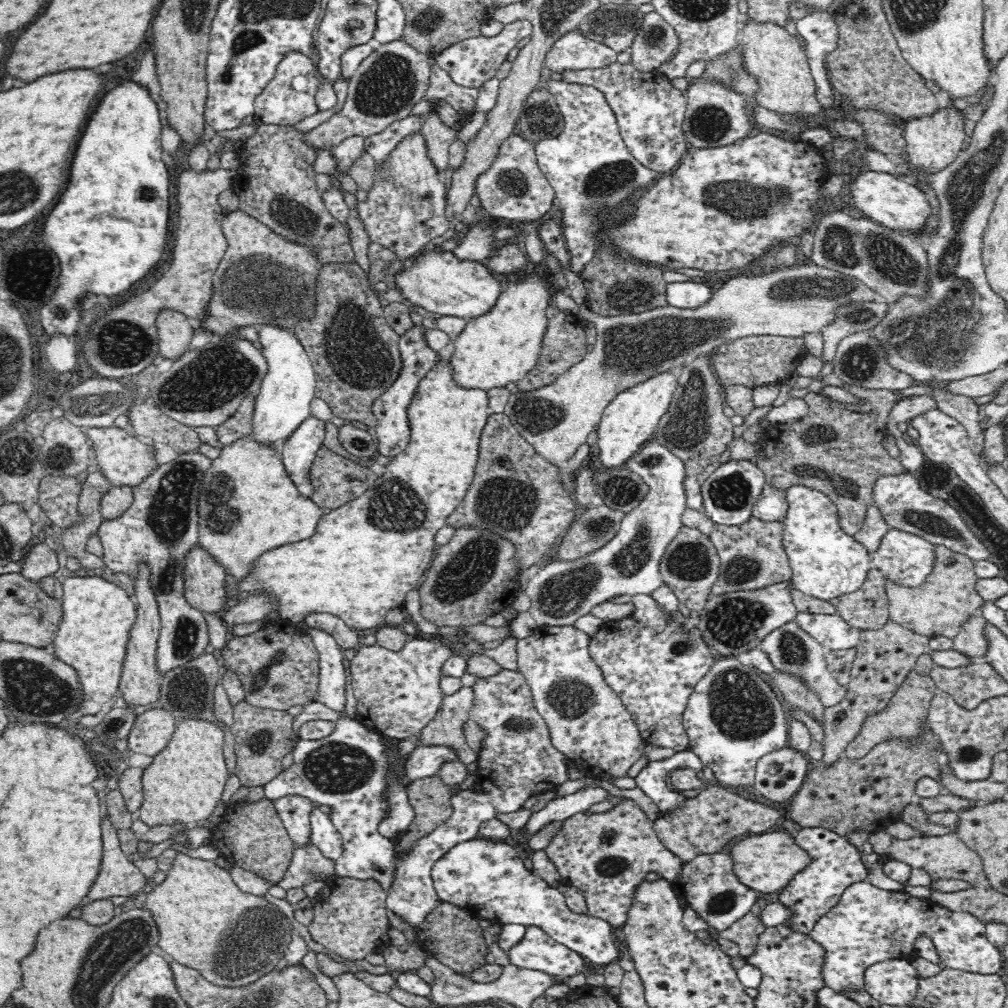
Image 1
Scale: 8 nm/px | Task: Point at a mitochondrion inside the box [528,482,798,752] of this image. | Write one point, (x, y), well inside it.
(561, 594)

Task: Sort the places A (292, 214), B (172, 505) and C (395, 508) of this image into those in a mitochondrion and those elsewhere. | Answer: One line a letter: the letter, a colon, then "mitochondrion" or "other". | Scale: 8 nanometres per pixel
A: mitochondrion
B: mitochondrion
C: mitochondrion

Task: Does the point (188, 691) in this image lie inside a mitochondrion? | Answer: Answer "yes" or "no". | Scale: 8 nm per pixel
yes

